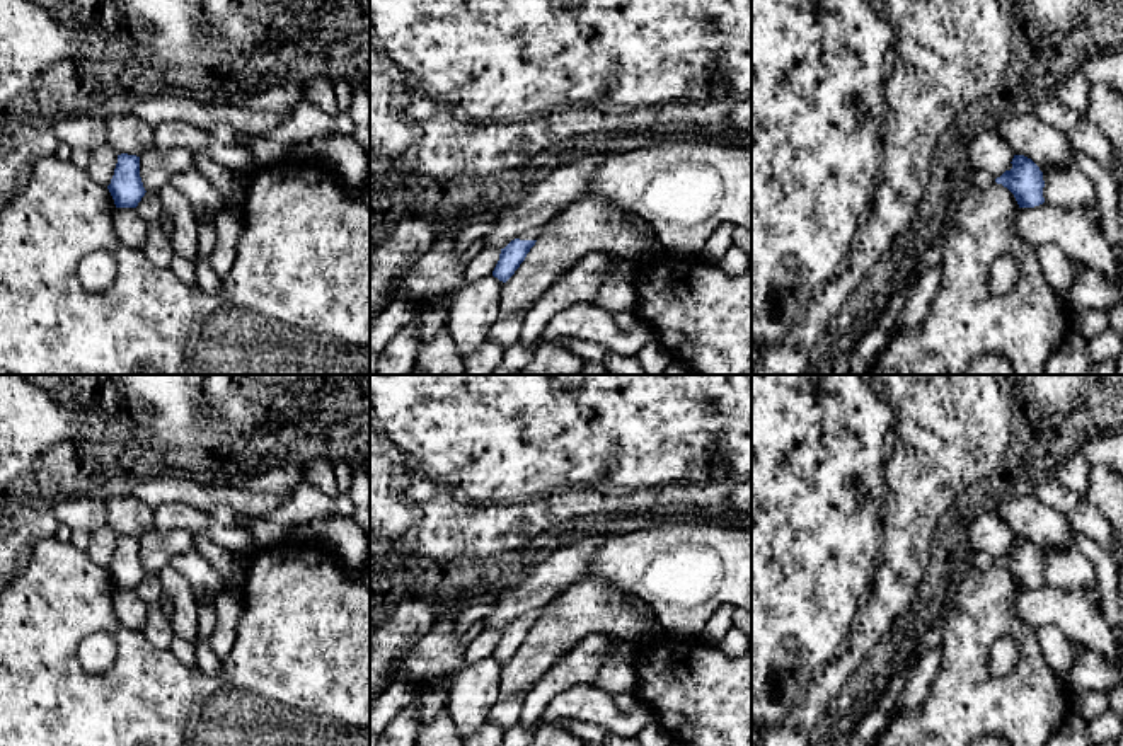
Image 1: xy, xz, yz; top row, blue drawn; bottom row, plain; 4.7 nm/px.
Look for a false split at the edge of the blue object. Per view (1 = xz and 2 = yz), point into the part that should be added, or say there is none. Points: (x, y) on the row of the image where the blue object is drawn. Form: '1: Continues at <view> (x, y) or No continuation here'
1: Continues at xz (534, 234)
2: No continuation here

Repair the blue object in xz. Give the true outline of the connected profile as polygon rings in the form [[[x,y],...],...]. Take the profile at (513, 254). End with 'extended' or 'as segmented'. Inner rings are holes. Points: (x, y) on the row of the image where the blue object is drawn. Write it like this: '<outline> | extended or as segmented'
[[[535,227],[523,232],[518,238],[511,240],[504,249],[501,249],[499,261],[492,271],[492,276],[506,283],[520,264],[525,261],[530,249],[544,235],[544,227]]] | extended

